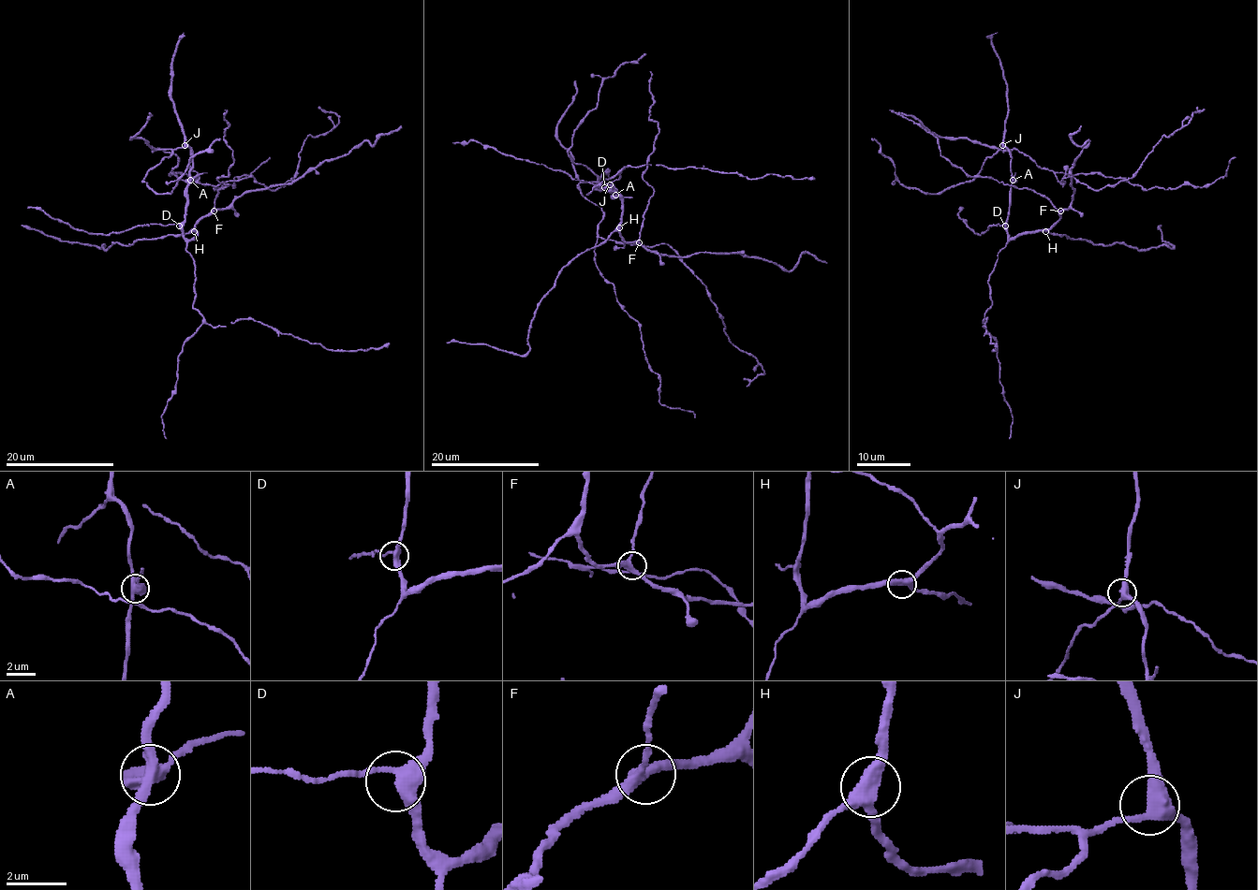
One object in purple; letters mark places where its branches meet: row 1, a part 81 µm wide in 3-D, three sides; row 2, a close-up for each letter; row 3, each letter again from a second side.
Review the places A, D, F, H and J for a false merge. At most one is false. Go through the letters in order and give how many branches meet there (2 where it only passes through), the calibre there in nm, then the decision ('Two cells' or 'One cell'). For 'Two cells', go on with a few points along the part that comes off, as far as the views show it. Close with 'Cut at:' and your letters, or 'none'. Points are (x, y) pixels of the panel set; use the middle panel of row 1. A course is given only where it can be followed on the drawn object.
A: Branches: 3. Thickness 440 nm. Two cells. Course of the part to remove: (614, 195), (632, 197)
D: Branches: 3. Thickness 360 nm. One cell
F: Branches: 3. Thickness 320 nm. One cell
H: Branches: 3. Thickness 400 nm. One cell
J: Branches: 3. Thickness 380 nm. One cell
Cut at: A

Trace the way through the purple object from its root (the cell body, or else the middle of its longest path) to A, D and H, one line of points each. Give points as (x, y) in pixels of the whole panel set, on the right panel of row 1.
A: (1005, 147), (1012, 158), (1013, 180)
D: (1005, 147), (1012, 158), (1010, 207), (1005, 226)
H: (1005, 147), (1012, 158), (1006, 234), (1010, 239), (1019, 234), (1045, 231)

